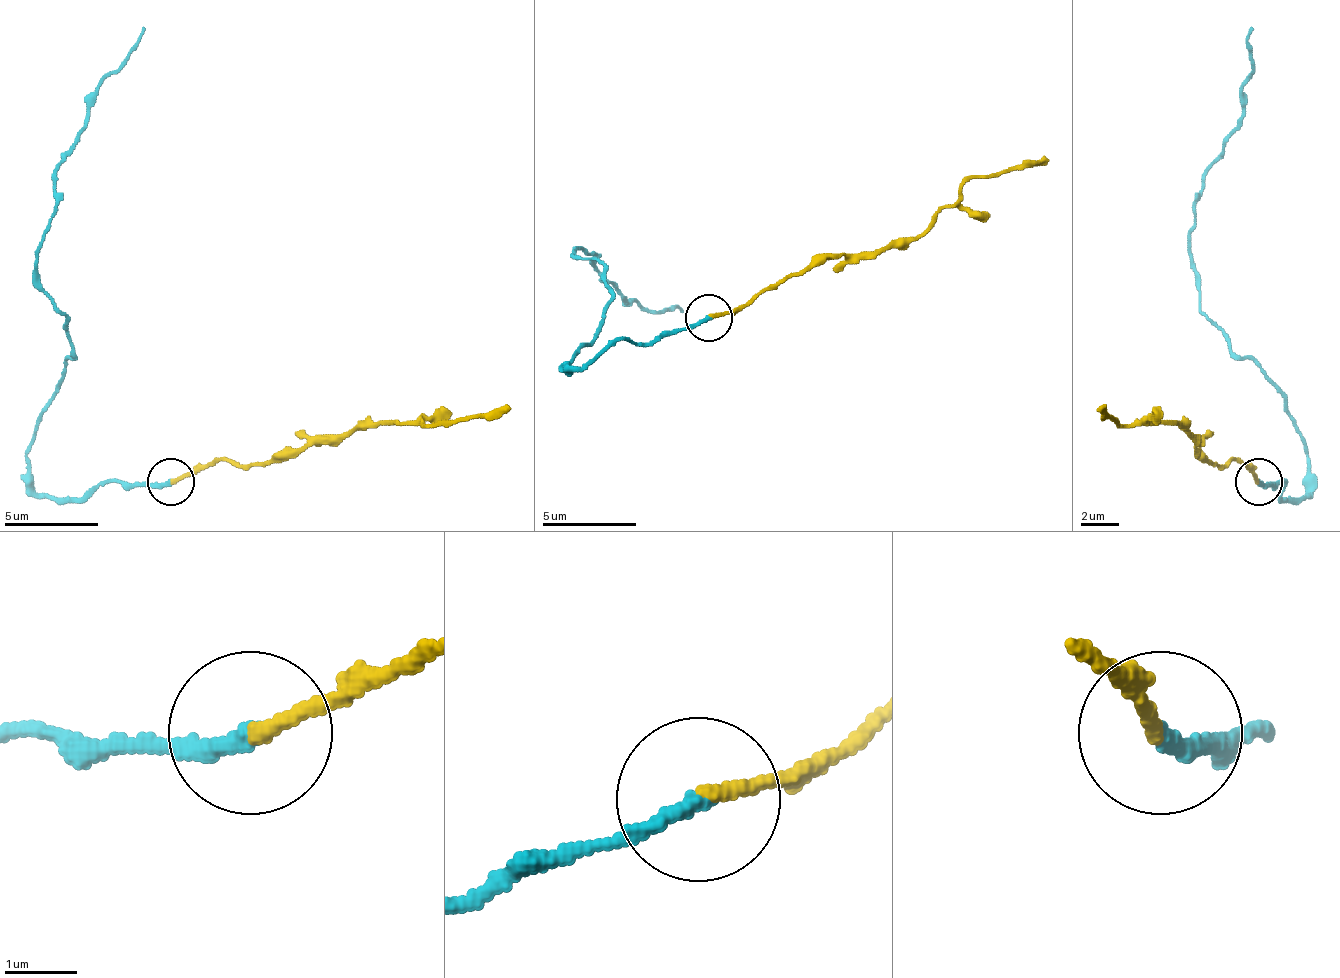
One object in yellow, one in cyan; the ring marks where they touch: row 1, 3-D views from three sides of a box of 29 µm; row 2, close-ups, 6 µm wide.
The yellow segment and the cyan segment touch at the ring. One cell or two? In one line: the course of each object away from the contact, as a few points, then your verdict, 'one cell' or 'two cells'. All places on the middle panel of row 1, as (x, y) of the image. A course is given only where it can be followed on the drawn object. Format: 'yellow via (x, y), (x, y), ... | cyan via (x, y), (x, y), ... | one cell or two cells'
yellow via (707, 318), (736, 314), (759, 295), (829, 257), (881, 253), (895, 239), (918, 234), (965, 182), (1050, 159) | cyan via (707, 318), (567, 365), (609, 309), (595, 257), (576, 248), (595, 253), (628, 299), (679, 309) | one cell

